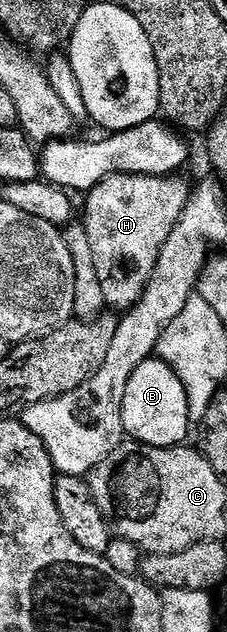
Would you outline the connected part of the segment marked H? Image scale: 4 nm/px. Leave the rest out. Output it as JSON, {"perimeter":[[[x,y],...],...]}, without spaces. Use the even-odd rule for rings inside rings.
{"perimeter":[[[118,173],[104,178],[85,197],[87,200],[84,227],[88,234],[88,242],[92,242],[92,258],[96,258],[96,274],[100,278],[101,288],[104,289],[107,309],[129,310],[144,294],[156,270],[160,250],[164,250],[164,242],[168,242],[168,236],[172,234],[184,214],[186,205],[190,203],[192,188],[189,188],[180,177],[182,176],[178,174],[134,176],[132,173]]]}

